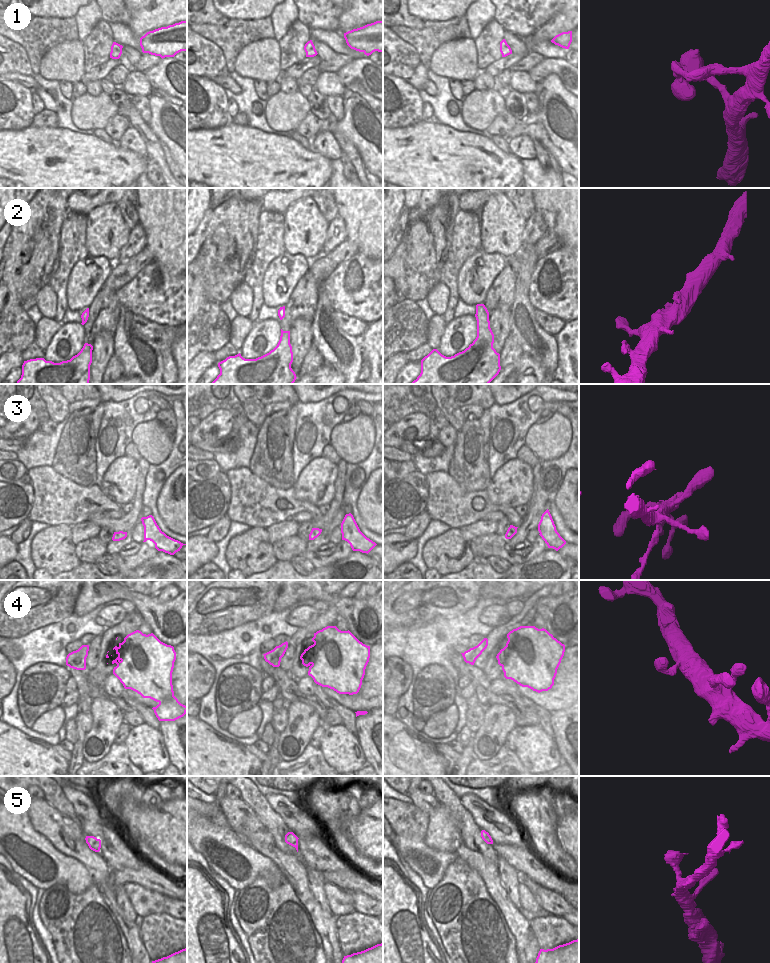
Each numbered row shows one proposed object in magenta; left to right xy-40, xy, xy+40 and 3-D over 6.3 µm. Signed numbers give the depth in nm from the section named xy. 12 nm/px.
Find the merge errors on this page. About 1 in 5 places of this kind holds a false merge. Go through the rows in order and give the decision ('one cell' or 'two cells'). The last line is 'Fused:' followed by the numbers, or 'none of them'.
1: one cell
2: one cell
3: one cell
4: one cell
5: one cell
Fused: none of them

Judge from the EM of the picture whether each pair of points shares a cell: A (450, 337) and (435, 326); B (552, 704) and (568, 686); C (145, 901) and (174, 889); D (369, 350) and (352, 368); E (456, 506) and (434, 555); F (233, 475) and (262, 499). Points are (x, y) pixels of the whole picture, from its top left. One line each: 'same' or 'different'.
A: different
B: same
C: different
D: different
E: different
F: same

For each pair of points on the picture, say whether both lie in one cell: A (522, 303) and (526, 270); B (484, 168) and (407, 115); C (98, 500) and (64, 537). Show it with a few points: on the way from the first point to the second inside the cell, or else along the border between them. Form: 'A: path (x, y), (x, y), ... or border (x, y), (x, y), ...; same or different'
A: path (522, 295), (523, 278); same
B: border (423, 119), (408, 126), (395, 128); different
C: border (49, 525), (67, 524), (71, 527); different

